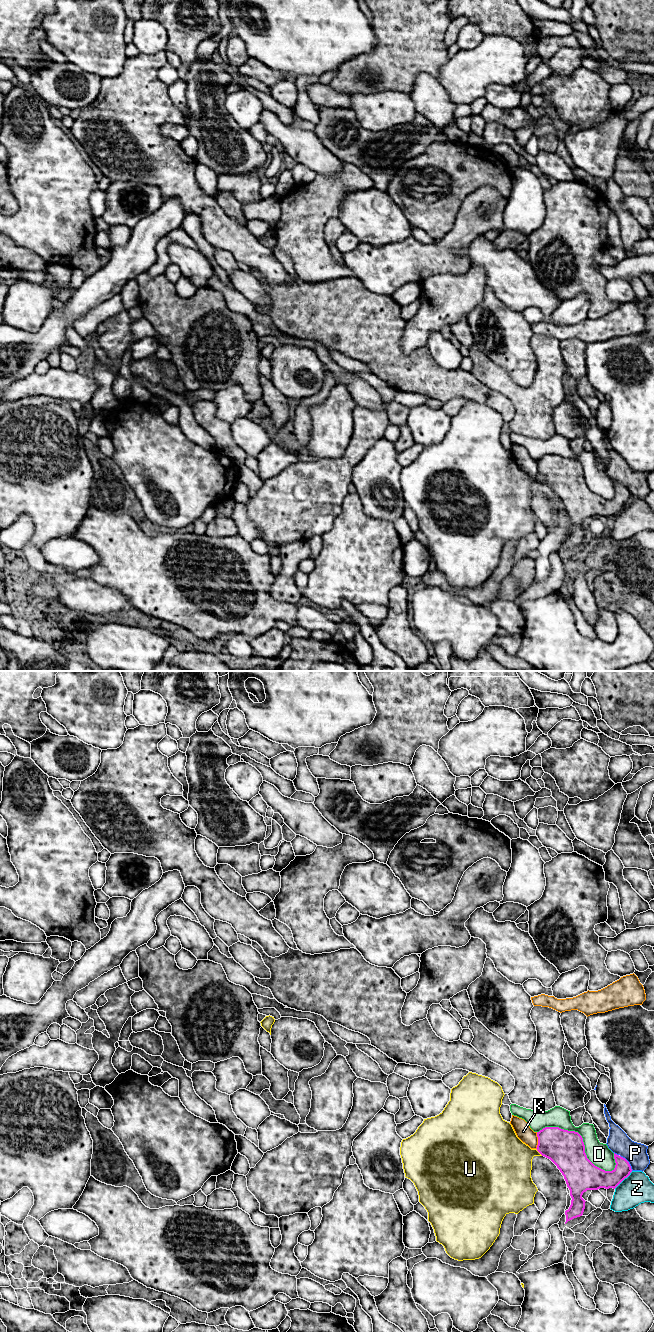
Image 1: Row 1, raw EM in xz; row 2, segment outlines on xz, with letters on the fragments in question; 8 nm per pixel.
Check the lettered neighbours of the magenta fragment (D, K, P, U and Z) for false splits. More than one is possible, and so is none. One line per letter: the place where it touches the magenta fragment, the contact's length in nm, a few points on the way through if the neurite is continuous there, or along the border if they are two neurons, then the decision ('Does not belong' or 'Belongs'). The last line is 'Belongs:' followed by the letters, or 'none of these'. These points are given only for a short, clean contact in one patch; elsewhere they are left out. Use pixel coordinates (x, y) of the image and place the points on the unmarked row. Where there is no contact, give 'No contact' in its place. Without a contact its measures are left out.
D: Touches magenta at xz (582, 467). Shared border 700 nm. Does not belong
K: Touches magenta at xz (538, 468). Shared border 140 nm. Boundary: xz (537, 460), (537, 474), (535, 476). Does not belong
P: Touches magenta at xz (628, 490). Shared border 160 nm. Does not belong
U: Touches magenta at xz (539, 480). Shared border 80 nm. Does not belong
Z: Touches magenta at xz (623, 507). Shared border 200 nm. Does not belong
Belongs: none of these

